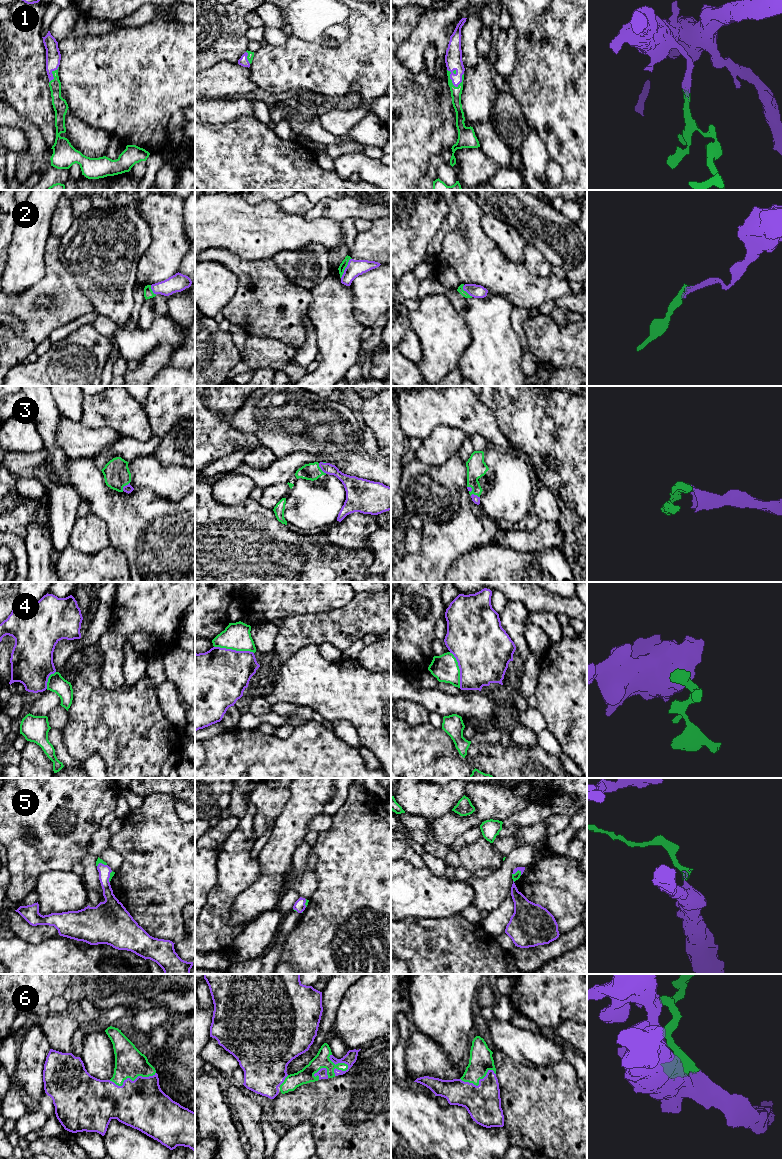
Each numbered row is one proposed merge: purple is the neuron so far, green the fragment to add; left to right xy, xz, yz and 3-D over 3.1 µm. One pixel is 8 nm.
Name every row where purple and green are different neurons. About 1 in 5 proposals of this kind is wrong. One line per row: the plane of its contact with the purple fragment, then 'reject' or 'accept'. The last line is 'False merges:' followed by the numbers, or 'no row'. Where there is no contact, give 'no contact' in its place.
1: contact in yz; accept
2: contact in xz; accept
3: contact in xz; accept
4: contact in xz; reject
5: contact in yz; accept
6: contact in xy; accept
False merges: 4

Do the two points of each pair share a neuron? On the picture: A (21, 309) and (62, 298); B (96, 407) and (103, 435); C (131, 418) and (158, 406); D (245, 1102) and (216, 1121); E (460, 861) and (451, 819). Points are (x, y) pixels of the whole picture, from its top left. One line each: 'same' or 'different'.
A: same
B: different
C: different
D: different
E: different

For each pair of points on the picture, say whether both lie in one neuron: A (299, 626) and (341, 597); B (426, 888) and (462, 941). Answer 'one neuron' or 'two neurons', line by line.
A: two neurons
B: two neurons

